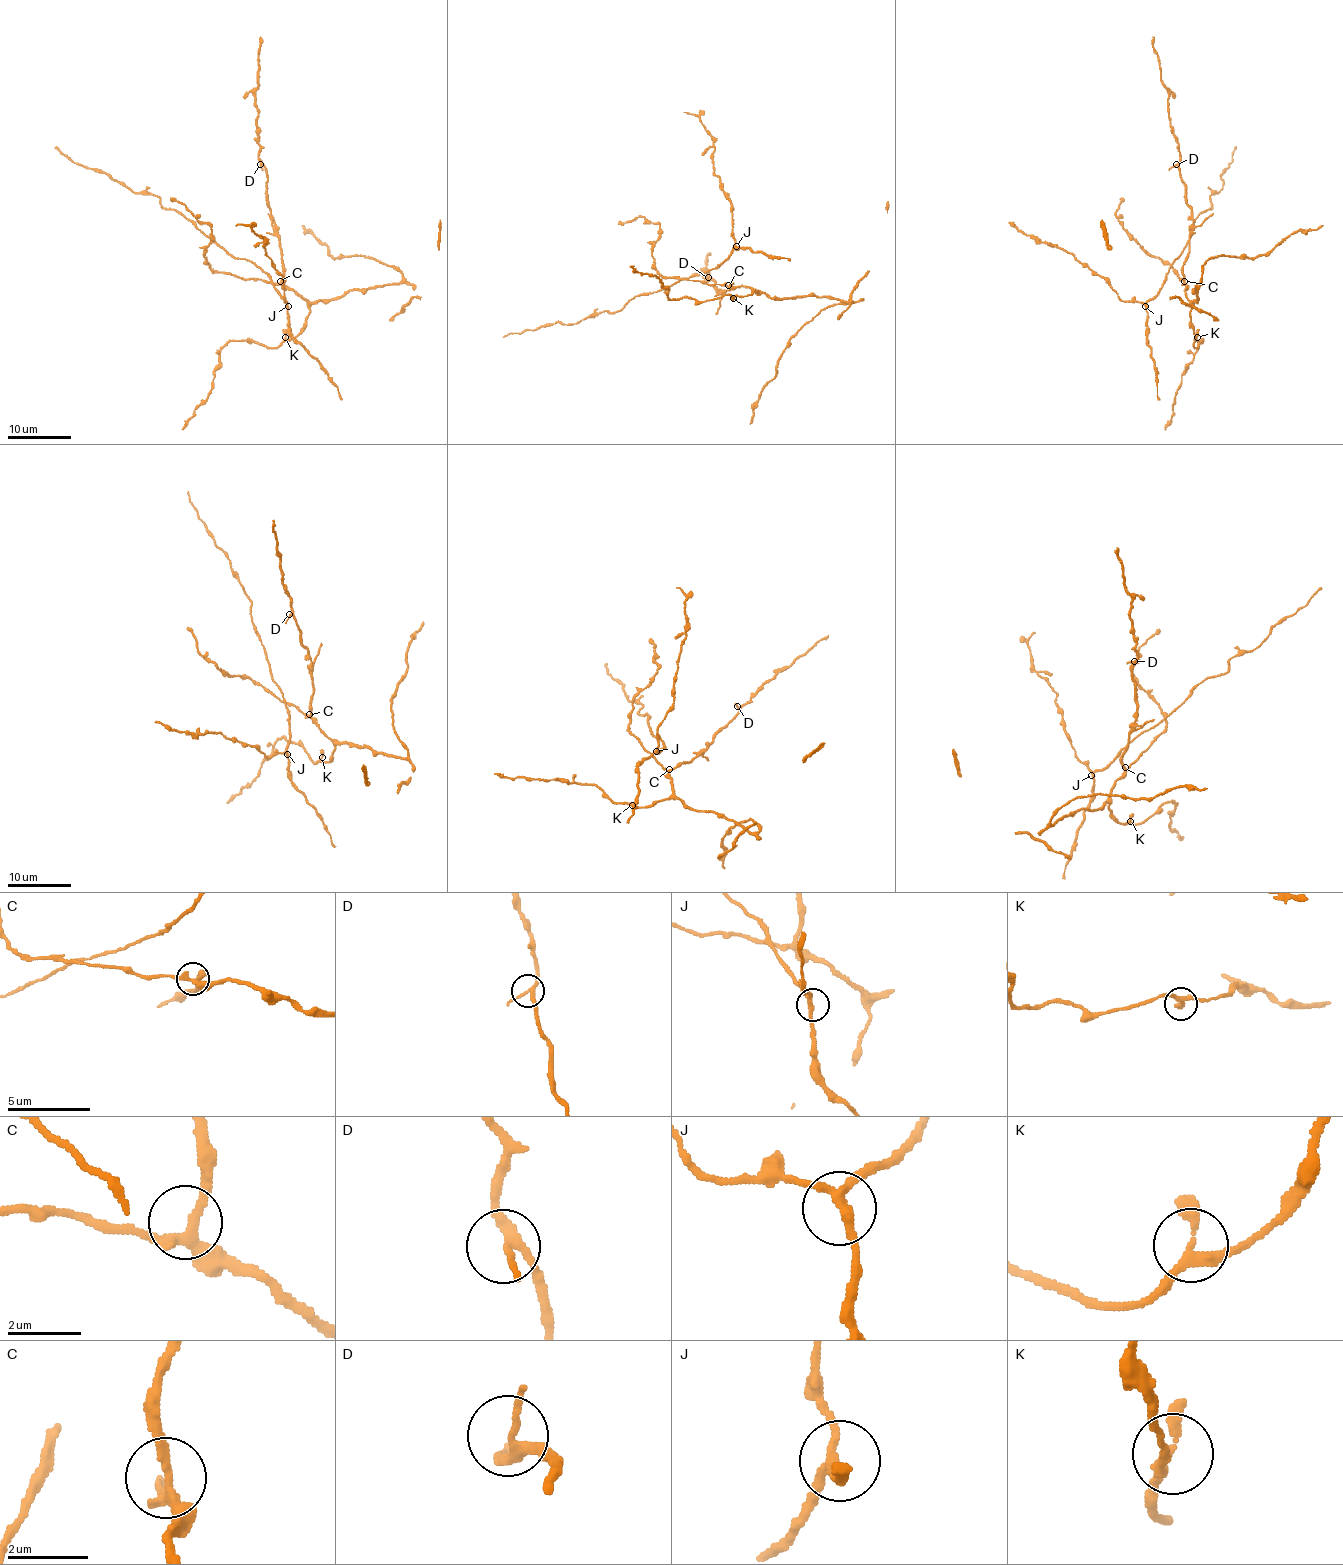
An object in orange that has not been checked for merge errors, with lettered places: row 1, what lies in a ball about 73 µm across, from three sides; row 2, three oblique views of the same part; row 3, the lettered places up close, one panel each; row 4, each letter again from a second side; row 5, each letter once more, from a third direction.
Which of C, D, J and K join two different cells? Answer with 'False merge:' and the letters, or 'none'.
False merge: none

